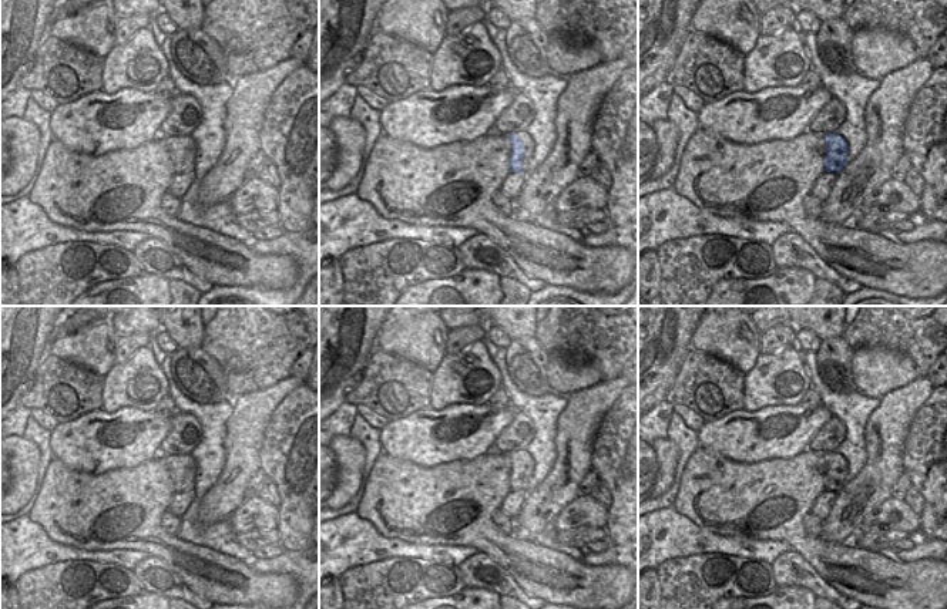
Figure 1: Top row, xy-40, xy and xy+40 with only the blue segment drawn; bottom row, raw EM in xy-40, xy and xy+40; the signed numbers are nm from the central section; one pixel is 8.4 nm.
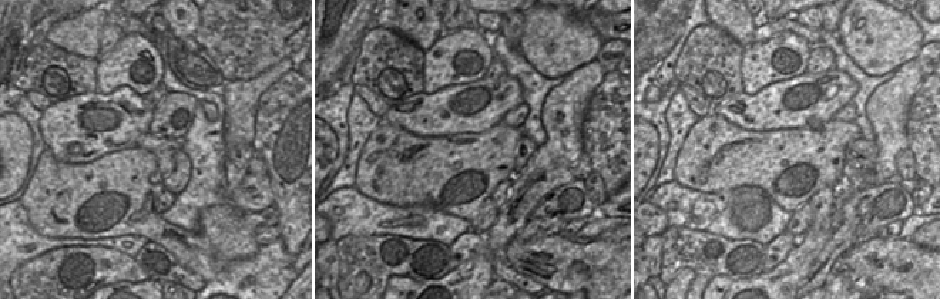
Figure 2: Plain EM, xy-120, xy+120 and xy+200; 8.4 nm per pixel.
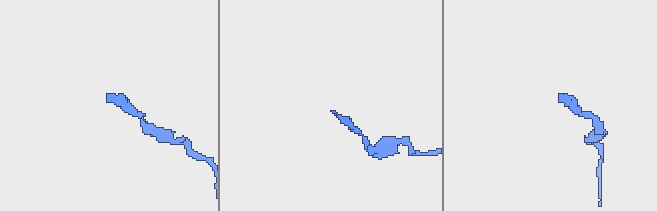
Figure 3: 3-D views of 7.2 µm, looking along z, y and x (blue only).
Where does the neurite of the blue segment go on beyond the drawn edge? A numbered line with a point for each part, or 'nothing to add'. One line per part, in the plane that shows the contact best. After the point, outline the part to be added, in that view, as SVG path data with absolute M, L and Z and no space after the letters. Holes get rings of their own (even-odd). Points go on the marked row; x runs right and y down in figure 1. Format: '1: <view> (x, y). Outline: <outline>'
1: xy (503, 148). Outline: M496 137L496 157L501 172L510 172L508 164L511 161L511 144L507 137Z

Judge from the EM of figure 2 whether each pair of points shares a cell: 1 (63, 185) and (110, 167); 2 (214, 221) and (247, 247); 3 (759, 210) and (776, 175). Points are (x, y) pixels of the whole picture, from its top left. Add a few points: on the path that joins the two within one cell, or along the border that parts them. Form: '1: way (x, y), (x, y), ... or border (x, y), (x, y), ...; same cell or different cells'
1: way (74, 185), (91, 185), (98, 178); same cell
2: way (222, 229), (238, 242); same cell
3: border (734, 188), (759, 187), (791, 214); different cells

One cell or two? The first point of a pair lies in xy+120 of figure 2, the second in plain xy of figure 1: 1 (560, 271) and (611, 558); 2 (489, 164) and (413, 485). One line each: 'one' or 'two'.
1: two
2: one

